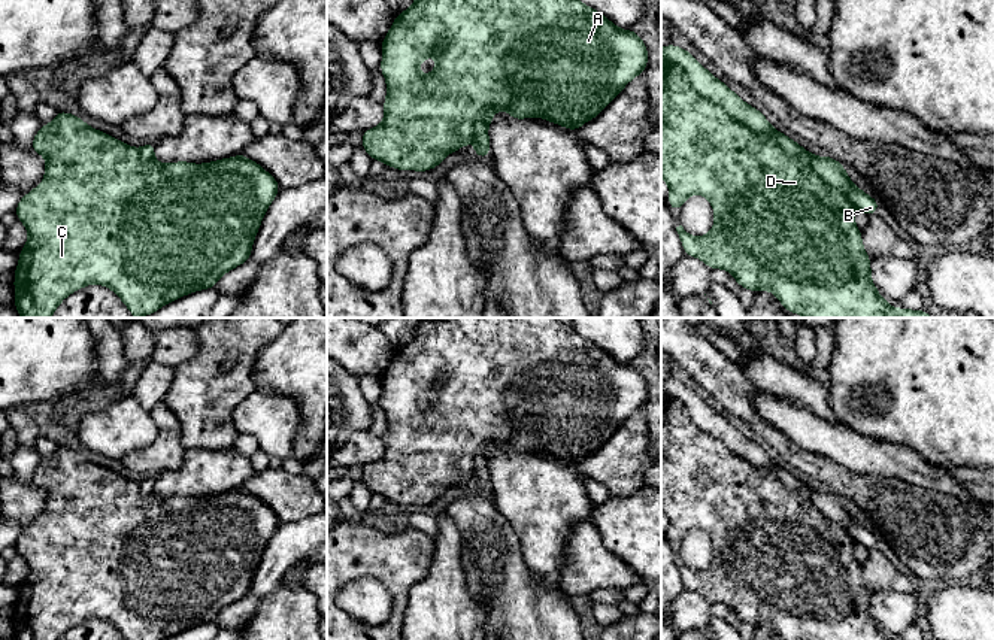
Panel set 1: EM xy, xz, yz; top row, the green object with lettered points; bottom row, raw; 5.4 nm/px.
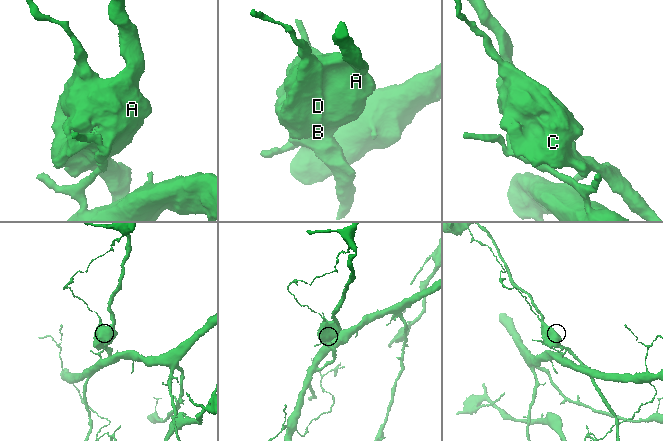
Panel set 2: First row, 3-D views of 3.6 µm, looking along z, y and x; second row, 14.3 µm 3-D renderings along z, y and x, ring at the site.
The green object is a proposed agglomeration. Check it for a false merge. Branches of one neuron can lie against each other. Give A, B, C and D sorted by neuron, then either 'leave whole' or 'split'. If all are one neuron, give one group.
A C D / B; split

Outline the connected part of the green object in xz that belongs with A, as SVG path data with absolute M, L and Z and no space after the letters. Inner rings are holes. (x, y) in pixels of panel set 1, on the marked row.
M415 0L410 7L396 16L390 31L381 43L382 63L381 73L387 79L387 98L384 121L363 131L361 146L372 160L384 161L385 166L397 170L427 172L437 167L448 154L466 146L475 136L476 125L491 124L496 110L506 110L515 119L539 116L549 122L578 131L581 125L600 115L612 100L633 81L643 73L648 66L648 49L636 31L618 28L604 15L579 0ZM434 55L437 63L430 75L422 76L418 66Z

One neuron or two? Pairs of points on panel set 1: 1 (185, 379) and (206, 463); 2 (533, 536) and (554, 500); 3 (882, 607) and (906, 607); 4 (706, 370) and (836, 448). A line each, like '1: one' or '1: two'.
1: two
2: one
3: one
4: two

